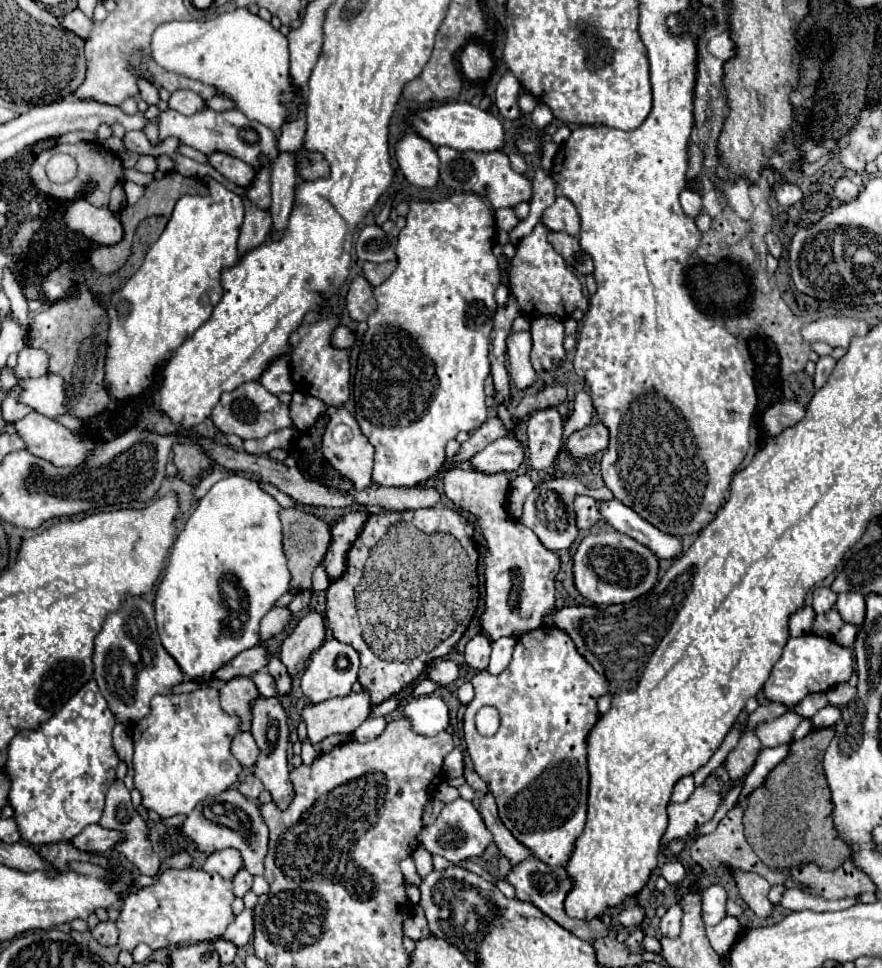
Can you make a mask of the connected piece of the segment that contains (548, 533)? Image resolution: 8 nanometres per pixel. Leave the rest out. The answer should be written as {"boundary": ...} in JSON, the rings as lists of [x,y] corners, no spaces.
{"boundary":[[[564,477],[564,479],[550,479],[544,481],[540,485],[536,485],[536,489],[528,495],[526,503],[524,503],[524,513],[522,513],[522,523],[532,529],[538,539],[552,551],[560,551],[560,549],[568,549],[576,535],[578,535],[578,527],[576,527],[576,513],[574,513],[574,497],[586,493],[592,495],[596,501],[607,501],[613,498],[612,493],[602,487],[602,489],[586,489],[580,481]]]}

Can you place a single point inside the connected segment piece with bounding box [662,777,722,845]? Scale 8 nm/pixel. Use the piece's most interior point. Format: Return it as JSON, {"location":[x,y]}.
{"location":[683,818]}

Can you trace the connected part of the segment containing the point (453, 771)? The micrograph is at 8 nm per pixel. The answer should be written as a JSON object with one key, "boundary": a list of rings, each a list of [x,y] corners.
{"boundary":[[[454,749],[446,759],[444,759],[444,771],[450,779],[460,777],[464,771],[464,761],[462,761],[462,751]]]}

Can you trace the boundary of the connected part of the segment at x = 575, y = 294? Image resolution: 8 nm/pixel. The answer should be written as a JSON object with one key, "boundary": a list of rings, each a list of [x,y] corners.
{"boundary":[[[538,223],[534,231],[518,243],[510,267],[510,293],[520,303],[522,315],[526,319],[532,321],[542,315],[552,315],[560,321],[566,321],[576,309],[588,309],[588,297],[582,293],[578,277],[566,267],[566,261],[552,249],[546,235],[548,229],[542,223]]]}

